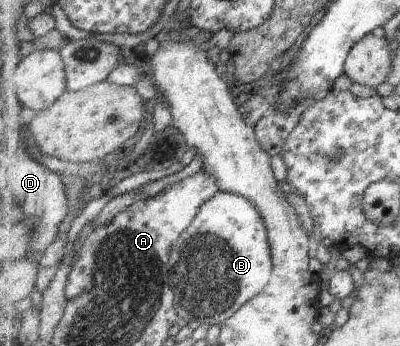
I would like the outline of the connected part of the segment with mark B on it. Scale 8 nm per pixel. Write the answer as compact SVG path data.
M217 192L214 198L203 204L194 224L183 232L171 252L169 276L178 316L187 320L193 327L209 328L213 324L222 325L244 304L264 291L272 279L273 272L274 260L268 228L256 205L238 194Z

